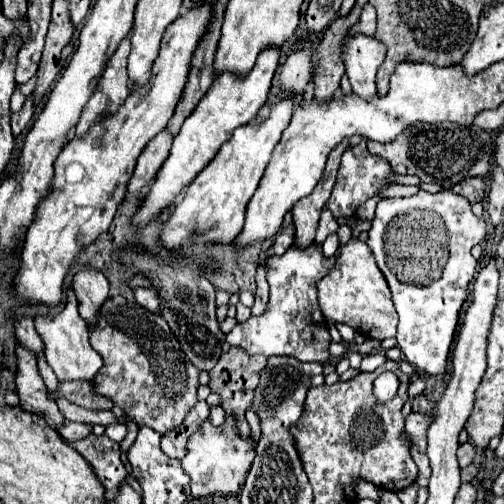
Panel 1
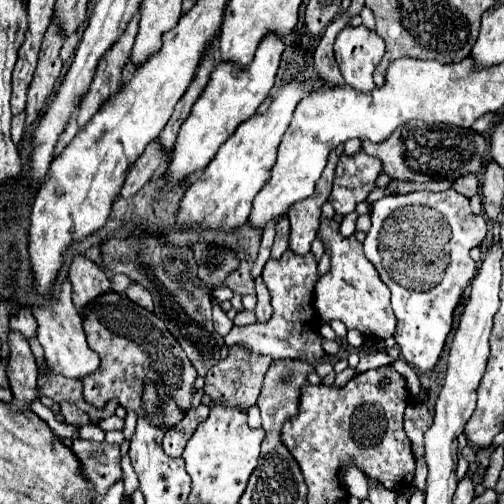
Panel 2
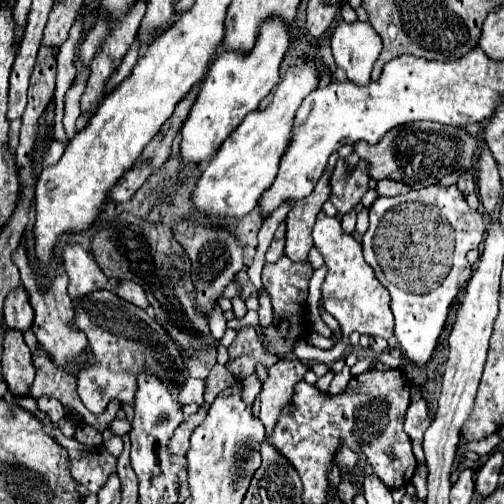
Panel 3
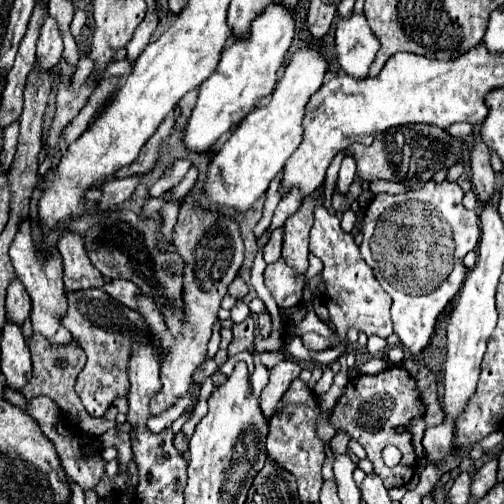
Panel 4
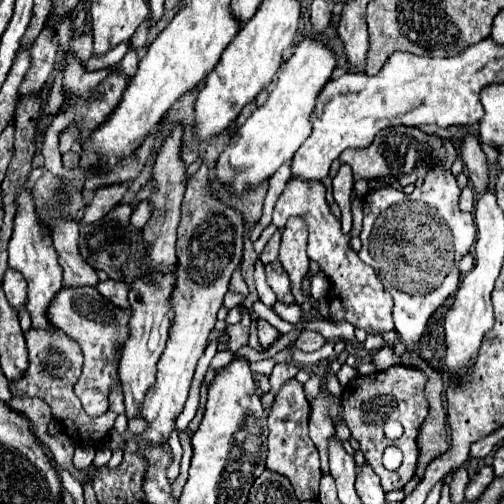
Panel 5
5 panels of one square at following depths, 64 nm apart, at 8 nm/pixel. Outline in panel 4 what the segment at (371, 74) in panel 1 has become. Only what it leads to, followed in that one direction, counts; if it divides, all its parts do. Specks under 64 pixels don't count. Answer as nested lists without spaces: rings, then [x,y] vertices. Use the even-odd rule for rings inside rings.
[[[352,14],[352,18],[340,18],[336,24],[336,58],[340,68],[352,78],[368,78],[368,68],[380,48],[376,34],[368,28],[364,16]]]

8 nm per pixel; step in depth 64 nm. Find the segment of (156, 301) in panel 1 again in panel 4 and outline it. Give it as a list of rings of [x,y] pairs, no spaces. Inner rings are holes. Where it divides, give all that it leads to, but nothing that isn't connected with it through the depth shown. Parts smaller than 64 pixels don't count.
[[[112,280],[104,284],[104,292],[108,292],[114,300],[126,304],[128,308],[136,308],[136,296],[140,294],[136,284],[132,284],[130,280]]]

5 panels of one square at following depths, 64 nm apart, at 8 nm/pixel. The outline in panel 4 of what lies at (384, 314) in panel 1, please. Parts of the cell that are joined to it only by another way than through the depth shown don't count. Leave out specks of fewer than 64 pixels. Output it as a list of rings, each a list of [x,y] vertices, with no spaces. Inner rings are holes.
[[[322,202],[316,206],[314,212],[314,226],[310,234],[310,252],[316,254],[324,262],[322,278],[326,284],[324,300],[326,308],[330,312],[332,324],[338,330],[340,344],[336,347],[323,351],[313,351],[306,348],[299,336],[290,336],[285,340],[286,352],[296,360],[317,361],[322,364],[331,364],[337,360],[347,348],[347,332],[350,328],[362,330],[364,334],[376,334],[382,338],[388,338],[392,334],[392,320],[390,320],[390,304],[392,298],[384,292],[380,282],[374,278],[372,268],[360,258],[360,248],[354,242],[352,234],[342,232],[340,220],[336,216],[330,216]]]

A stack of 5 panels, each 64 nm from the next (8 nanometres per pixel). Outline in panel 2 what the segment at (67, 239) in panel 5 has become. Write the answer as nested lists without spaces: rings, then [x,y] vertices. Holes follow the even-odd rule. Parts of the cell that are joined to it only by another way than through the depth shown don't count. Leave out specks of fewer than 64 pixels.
[[[78,256],[70,266],[70,282],[72,282],[72,298],[76,310],[84,314],[90,300],[106,294],[110,290],[110,280],[106,278],[104,270],[90,262],[84,256]]]

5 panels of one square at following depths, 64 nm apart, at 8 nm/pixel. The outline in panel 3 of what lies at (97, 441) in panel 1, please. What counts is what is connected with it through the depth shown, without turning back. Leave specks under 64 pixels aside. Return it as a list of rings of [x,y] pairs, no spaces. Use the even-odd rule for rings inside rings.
[[[58,418],[54,420],[54,426],[56,426],[52,430],[54,440],[62,448],[66,448],[66,452],[70,456],[72,478],[78,484],[82,484],[88,492],[98,494],[102,490],[102,486],[108,482],[110,474],[116,472],[118,458],[112,456],[104,444],[94,446],[94,448],[86,448],[76,438],[66,438],[58,428]]]

